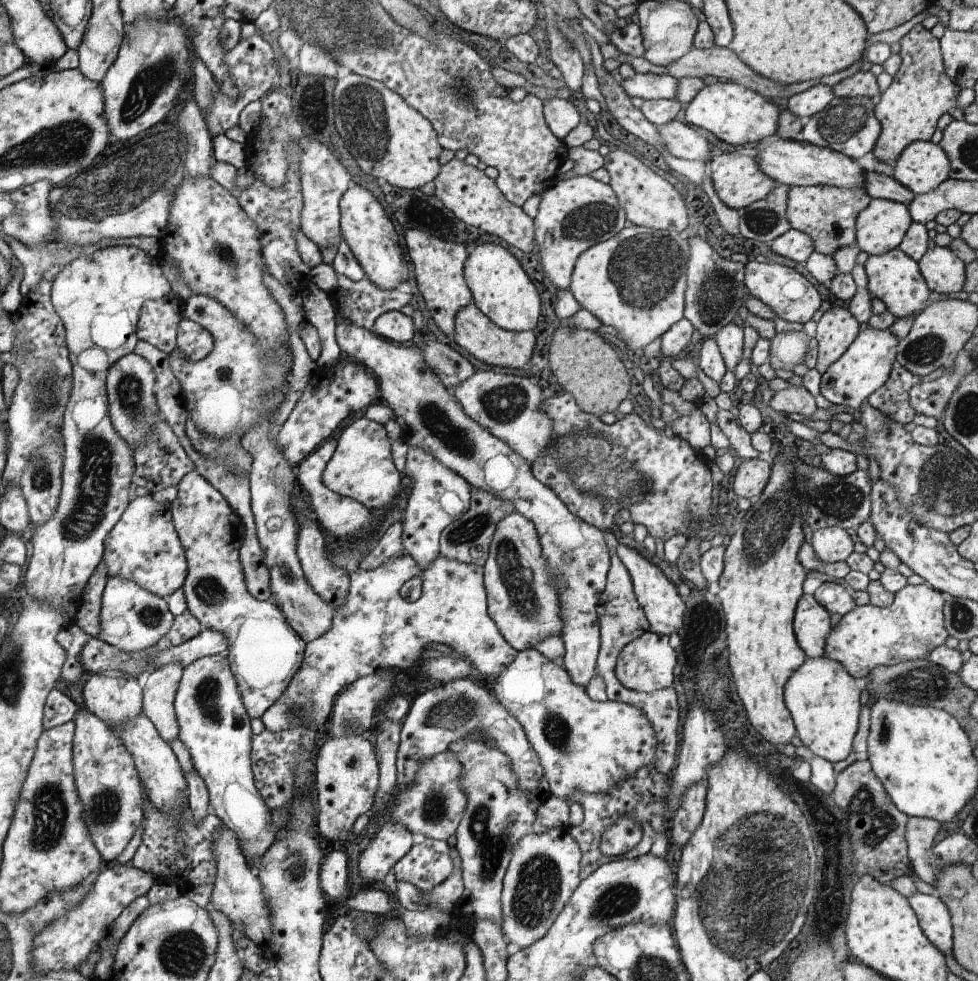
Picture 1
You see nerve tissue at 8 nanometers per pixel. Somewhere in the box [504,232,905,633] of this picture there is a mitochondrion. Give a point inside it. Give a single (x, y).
(601, 470)

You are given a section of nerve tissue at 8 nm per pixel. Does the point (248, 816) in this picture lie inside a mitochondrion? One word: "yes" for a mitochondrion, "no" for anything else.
no

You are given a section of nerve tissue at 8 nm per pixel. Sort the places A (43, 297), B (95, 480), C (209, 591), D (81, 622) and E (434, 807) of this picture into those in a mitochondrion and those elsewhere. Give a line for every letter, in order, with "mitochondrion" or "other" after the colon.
A: other
B: mitochondrion
C: mitochondrion
D: other
E: mitochondrion

